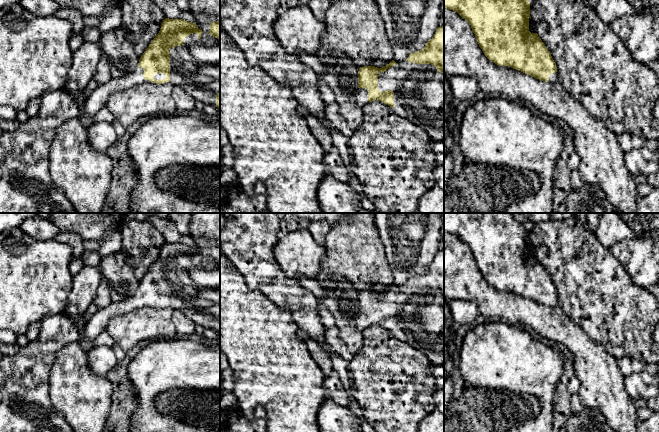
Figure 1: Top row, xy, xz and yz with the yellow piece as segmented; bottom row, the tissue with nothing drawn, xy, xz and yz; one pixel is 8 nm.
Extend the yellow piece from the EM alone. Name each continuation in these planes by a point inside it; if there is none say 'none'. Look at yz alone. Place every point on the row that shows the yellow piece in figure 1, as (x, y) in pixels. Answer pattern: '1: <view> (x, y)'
1: yz (553, 78)

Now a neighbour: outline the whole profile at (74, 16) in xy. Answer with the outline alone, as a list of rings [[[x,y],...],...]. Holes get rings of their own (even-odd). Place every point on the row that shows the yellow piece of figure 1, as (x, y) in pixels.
[[[60,7],[54,15],[69,20],[73,25],[73,32],[82,34],[85,26],[83,14],[73,8]]]

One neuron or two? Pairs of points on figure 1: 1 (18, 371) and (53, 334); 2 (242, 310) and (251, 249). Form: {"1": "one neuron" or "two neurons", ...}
{"1": "one neuron", "2": "two neurons"}

